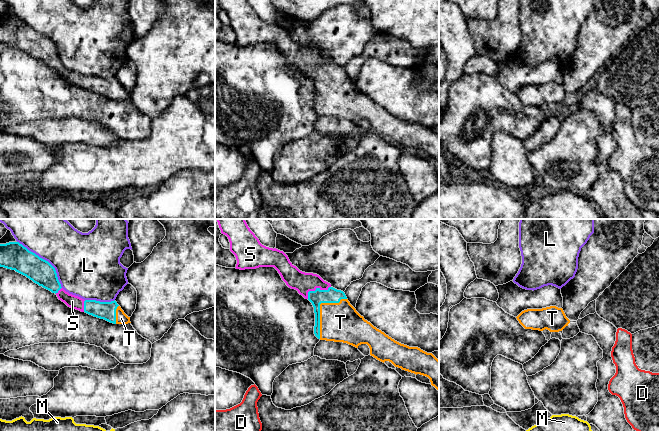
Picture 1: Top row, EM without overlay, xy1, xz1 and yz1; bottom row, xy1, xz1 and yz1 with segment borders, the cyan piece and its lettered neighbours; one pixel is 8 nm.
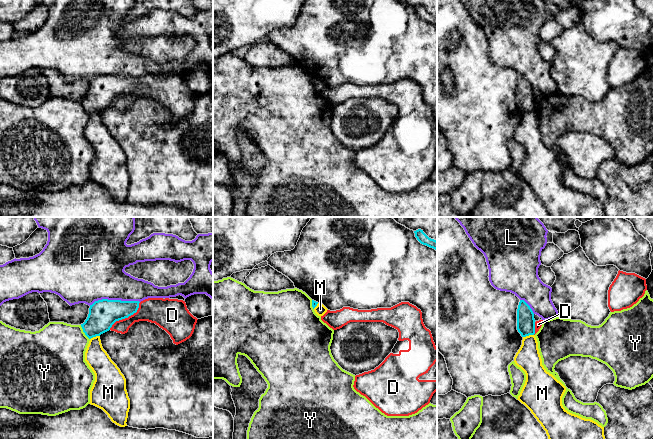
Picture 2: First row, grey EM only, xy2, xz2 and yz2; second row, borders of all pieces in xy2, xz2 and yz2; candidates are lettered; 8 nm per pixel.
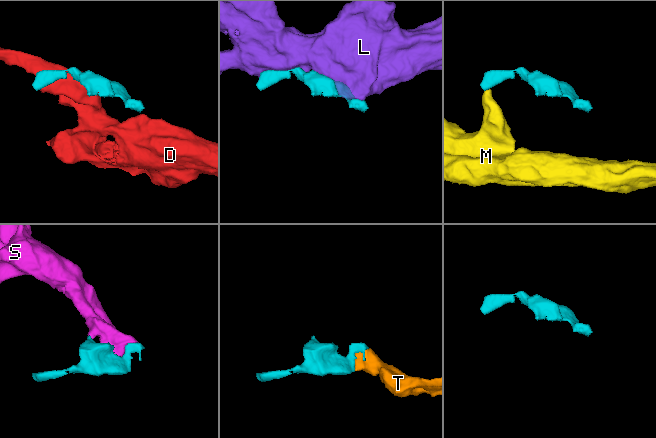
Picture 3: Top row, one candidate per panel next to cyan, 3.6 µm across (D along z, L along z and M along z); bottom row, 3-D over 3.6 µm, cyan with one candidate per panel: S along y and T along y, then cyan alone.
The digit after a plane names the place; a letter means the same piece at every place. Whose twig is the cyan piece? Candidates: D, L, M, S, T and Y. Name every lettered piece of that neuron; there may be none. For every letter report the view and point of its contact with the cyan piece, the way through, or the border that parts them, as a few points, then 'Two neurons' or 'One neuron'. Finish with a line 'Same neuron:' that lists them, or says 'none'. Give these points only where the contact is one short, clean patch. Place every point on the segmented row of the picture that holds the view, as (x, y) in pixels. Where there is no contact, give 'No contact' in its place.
D: Touches cyan at xy2 (126, 317). Two neurons
L: Touches cyan at xy1 (45, 260). Two neurons
M: Touches cyan at yz2 (528, 335). Boundary: yz2 (533, 334), (523, 337). Two neurons
S: Touches cyan at xz1 (316, 288). One neuron
T: Touches cyan at xz1 (319, 308). Path across: xz1 (332, 295), (321, 303), (319, 308), (326, 308), (340, 322). One neuron
Y: Touches cyan at xy2 (83, 331). Boundary: xy2 (80, 325), (84, 334), (89, 339). Two neurons
Same neuron: S, T

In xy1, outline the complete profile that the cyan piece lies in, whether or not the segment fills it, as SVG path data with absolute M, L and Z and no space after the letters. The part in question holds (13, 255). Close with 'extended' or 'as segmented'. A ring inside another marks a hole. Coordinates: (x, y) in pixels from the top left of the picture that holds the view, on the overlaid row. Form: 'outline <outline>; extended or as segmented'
outline M19 242L0 244L0 267L15 270L34 283L55 293L68 307L104 319L113 324L128 324L128 317L117 302L84 300L69 294L58 280L55 268L46 260L29 251Z; extended

